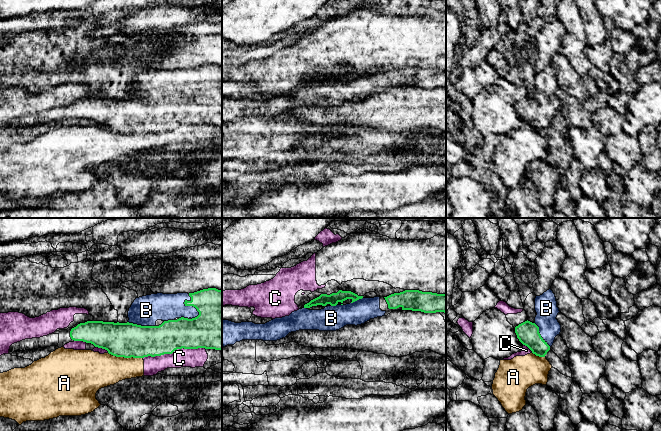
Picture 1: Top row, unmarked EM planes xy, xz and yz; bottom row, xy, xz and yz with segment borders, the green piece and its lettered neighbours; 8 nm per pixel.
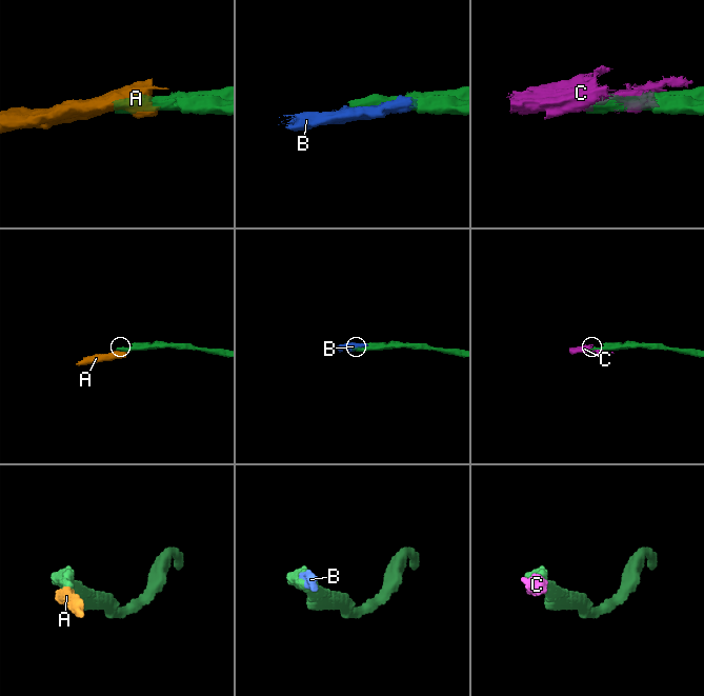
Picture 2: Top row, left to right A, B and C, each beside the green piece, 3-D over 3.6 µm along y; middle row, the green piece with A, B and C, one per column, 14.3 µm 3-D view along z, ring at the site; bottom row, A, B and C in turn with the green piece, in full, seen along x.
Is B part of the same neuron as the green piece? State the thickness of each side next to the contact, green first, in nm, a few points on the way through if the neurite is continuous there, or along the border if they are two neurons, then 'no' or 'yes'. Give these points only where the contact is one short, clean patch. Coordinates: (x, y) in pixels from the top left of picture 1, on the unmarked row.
360/220 nm | yes

